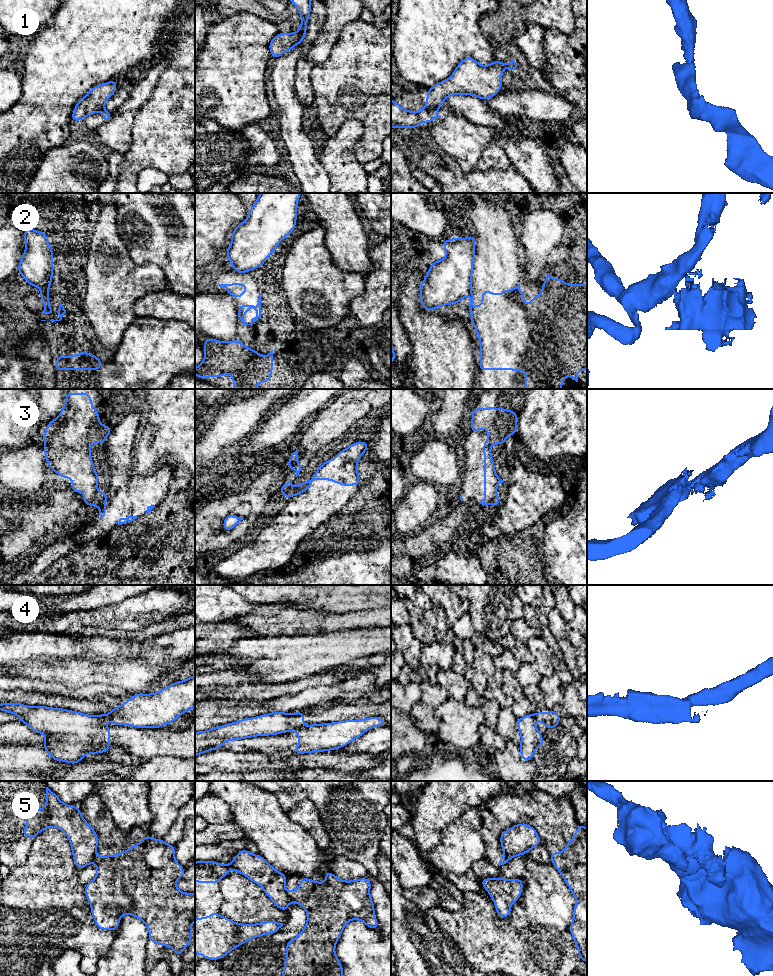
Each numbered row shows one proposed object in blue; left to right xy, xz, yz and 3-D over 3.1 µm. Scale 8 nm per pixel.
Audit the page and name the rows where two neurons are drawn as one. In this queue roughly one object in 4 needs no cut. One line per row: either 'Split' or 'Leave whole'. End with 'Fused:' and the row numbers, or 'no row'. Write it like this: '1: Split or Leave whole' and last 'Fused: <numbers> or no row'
1: Split
2: Split
3: Split
4: Split
5: Split
Fused: 1, 2, 3, 4, 5

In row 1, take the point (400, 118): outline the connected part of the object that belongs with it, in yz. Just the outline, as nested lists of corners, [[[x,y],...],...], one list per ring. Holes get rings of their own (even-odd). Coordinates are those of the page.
[[[391,99],[391,127],[399,129],[399,128],[418,128],[419,125],[422,122],[427,122],[427,123],[431,123],[435,118],[441,118],[440,115],[438,115],[437,113],[437,109],[422,109],[421,111],[408,111],[403,109],[398,103],[396,103],[393,99]]]

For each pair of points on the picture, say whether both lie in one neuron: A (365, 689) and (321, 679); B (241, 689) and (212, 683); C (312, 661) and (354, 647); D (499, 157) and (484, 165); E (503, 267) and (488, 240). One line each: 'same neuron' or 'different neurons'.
A: different neurons
B: same neuron
C: same neuron
D: same neuron
E: same neuron

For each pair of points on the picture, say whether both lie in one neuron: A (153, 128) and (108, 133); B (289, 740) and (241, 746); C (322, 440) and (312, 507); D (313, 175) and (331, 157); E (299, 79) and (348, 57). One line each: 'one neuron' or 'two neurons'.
A: two neurons
B: one neuron
C: two neurons
D: two neurons
E: two neurons

